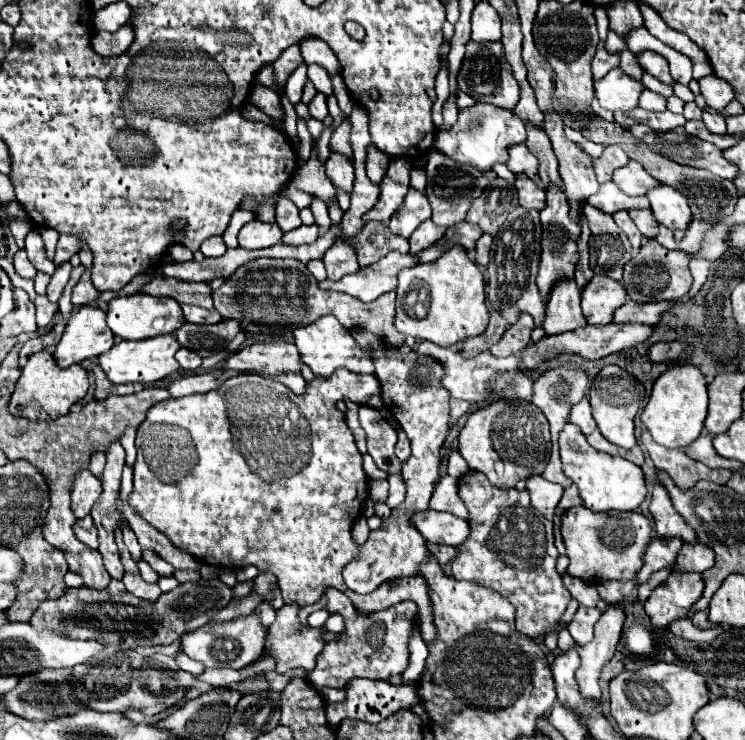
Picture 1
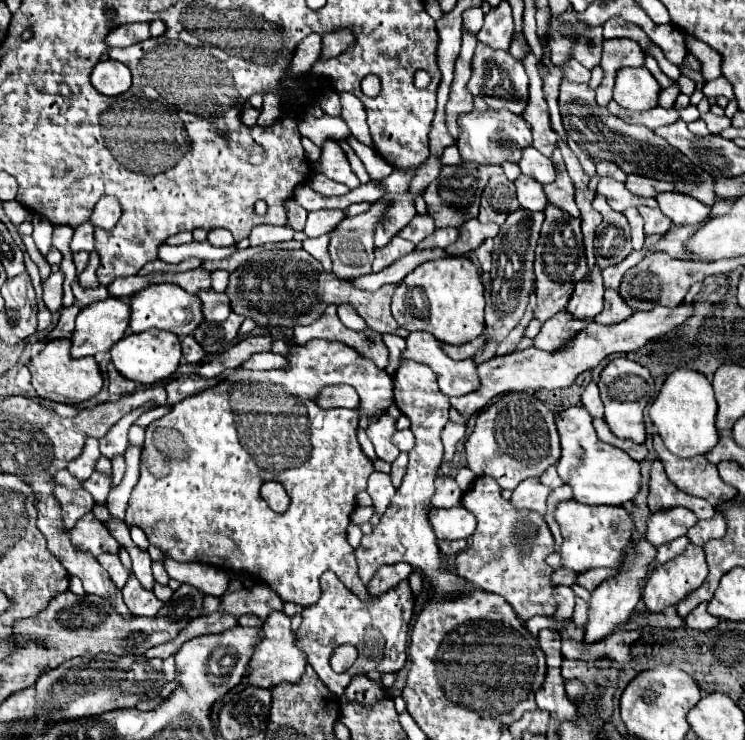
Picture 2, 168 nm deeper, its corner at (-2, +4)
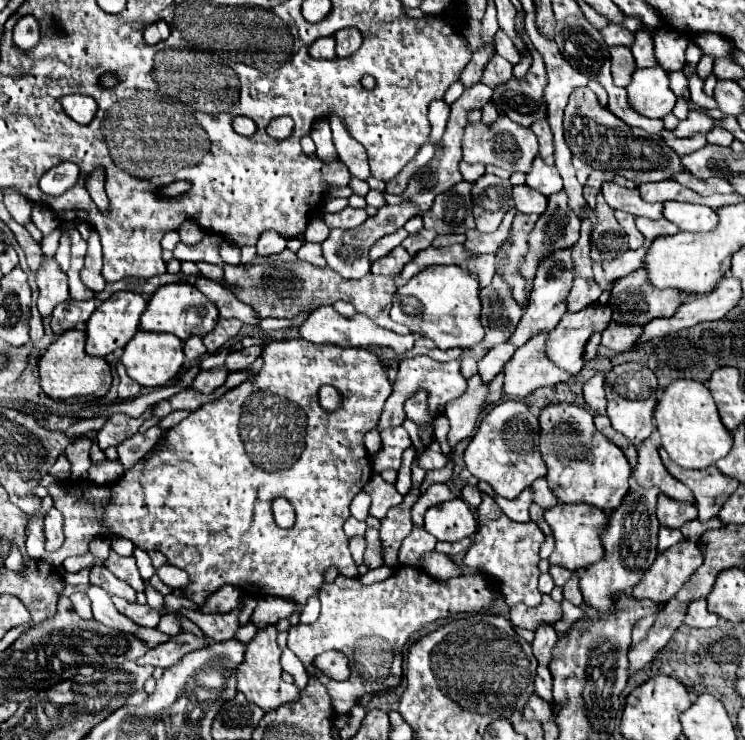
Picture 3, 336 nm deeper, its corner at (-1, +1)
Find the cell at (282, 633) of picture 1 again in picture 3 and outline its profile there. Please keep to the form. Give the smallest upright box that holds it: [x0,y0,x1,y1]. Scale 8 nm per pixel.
[237,626,299,712]

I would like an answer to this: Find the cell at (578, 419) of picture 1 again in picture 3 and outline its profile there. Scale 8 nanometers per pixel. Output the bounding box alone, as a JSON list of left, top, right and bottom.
[583,374,605,414]

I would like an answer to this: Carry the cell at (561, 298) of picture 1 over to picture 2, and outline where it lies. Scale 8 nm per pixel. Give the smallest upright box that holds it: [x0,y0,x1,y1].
[534,311,590,353]

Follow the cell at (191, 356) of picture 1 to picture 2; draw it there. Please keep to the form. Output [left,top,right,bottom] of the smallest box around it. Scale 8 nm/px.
[182,335,206,363]

